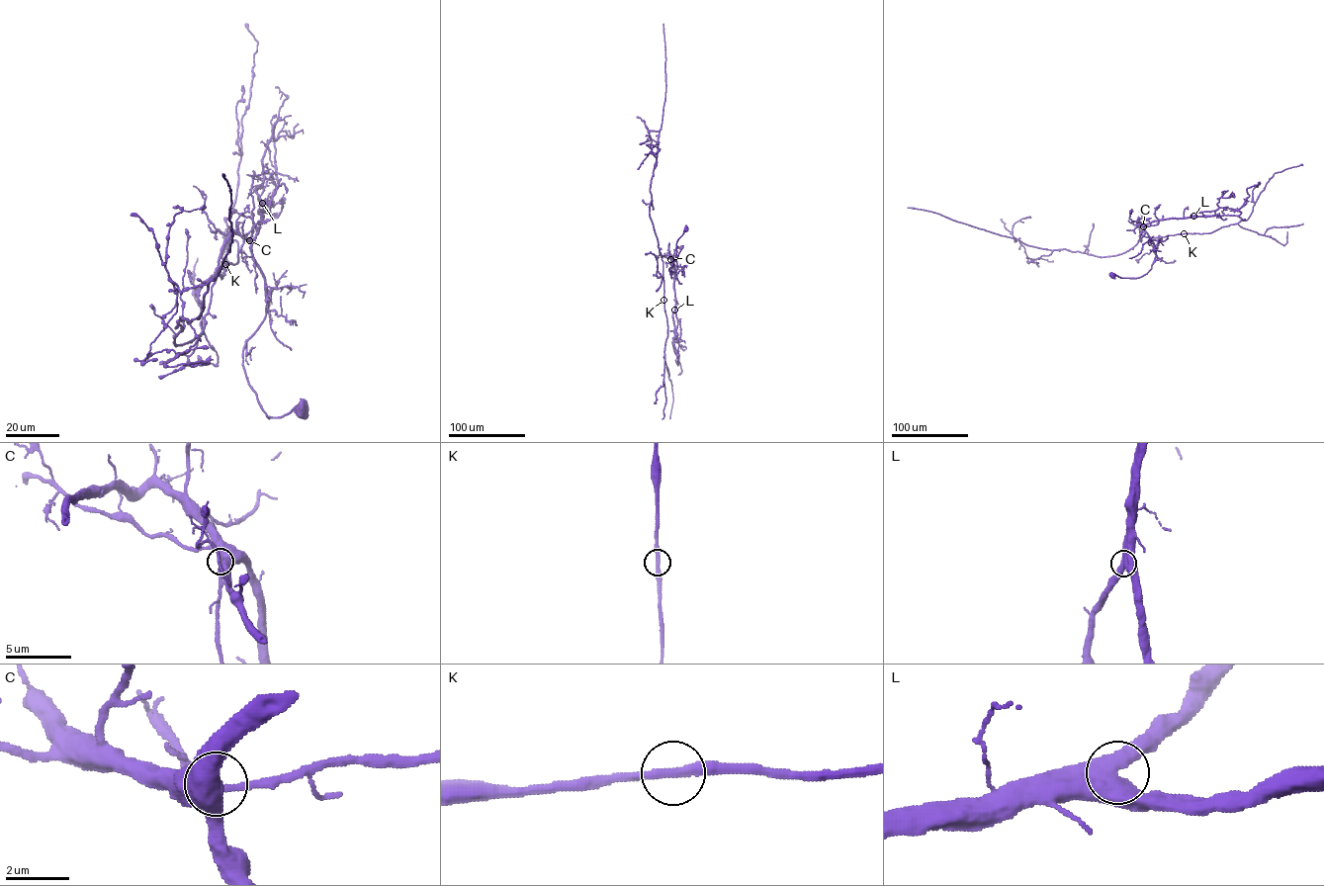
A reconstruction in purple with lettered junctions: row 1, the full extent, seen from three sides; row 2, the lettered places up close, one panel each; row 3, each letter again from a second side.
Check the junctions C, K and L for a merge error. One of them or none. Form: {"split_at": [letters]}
{"split_at": []}

